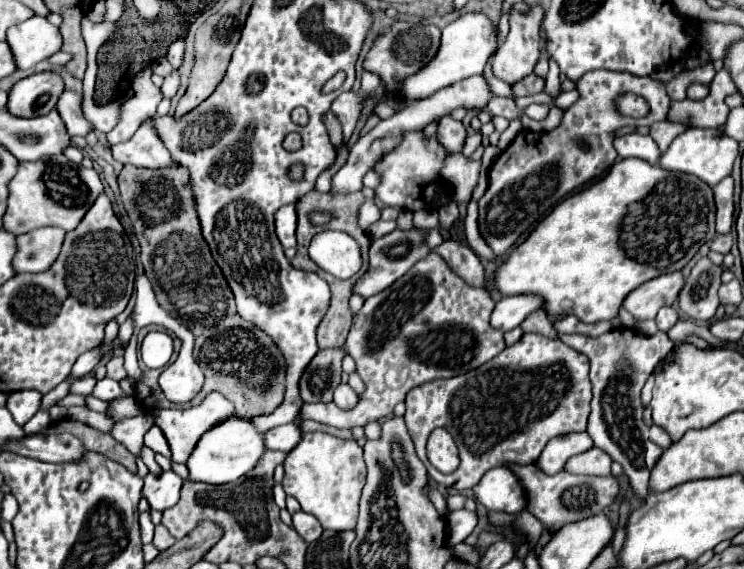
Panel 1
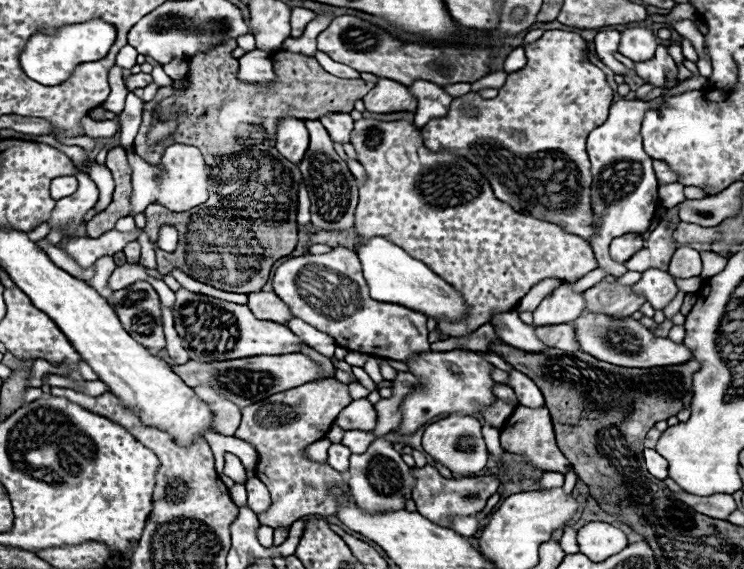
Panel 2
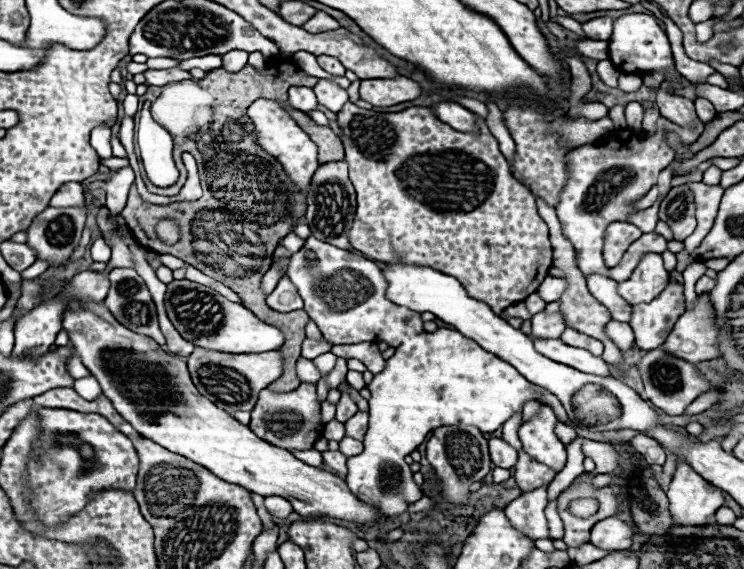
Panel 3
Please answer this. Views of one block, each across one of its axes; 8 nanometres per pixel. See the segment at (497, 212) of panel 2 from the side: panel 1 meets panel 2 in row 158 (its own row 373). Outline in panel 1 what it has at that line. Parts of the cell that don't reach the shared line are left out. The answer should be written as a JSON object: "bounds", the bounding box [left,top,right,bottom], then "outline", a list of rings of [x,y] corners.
{"bounds":[298,252,506,428],"outline":[[[430,252],[424,260],[416,262],[416,266],[412,266],[412,270],[408,270],[400,282],[388,286],[388,290],[382,290],[372,298],[366,298],[362,310],[354,316],[354,324],[346,340],[346,352],[354,358],[358,374],[366,382],[366,392],[362,394],[358,406],[344,412],[336,404],[302,404],[298,412],[300,420],[316,420],[334,428],[364,428],[370,422],[388,418],[394,406],[402,402],[412,388],[432,380],[452,378],[476,370],[506,348],[504,332],[490,326],[490,314],[494,306],[496,302],[492,300],[490,292],[466,284],[456,272],[450,270],[442,256]]]}

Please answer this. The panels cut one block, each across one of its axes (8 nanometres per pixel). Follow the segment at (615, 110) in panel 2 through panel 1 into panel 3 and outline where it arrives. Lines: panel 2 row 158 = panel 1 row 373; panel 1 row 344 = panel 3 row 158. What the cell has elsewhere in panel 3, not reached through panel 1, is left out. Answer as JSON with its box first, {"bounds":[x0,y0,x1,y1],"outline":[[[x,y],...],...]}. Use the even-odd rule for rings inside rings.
{"bounds":[556,116,704,274],"outline":[[[660,116],[654,134],[622,128],[614,130],[600,144],[584,144],[568,154],[568,186],[560,194],[560,204],[556,206],[556,212],[564,236],[576,248],[576,262],[582,274],[608,272],[600,254],[608,222],[628,222],[628,216],[636,212],[632,202],[638,202],[652,186],[656,186],[658,174],[670,164],[670,160],[674,160],[674,150],[666,144],[662,136],[664,130],[674,130],[676,134],[680,134],[680,140],[686,144],[698,140],[698,136],[704,132],[704,122],[696,120],[692,128],[684,128]],[[610,168],[624,168],[624,170],[610,170]]]}

